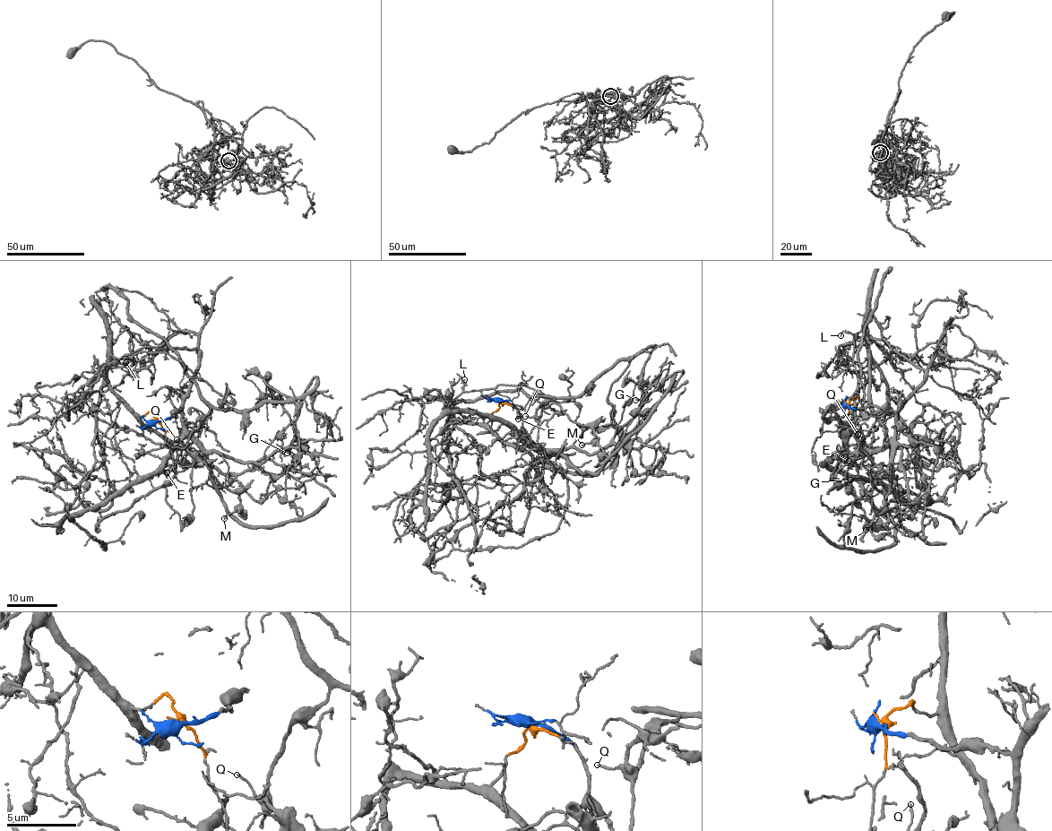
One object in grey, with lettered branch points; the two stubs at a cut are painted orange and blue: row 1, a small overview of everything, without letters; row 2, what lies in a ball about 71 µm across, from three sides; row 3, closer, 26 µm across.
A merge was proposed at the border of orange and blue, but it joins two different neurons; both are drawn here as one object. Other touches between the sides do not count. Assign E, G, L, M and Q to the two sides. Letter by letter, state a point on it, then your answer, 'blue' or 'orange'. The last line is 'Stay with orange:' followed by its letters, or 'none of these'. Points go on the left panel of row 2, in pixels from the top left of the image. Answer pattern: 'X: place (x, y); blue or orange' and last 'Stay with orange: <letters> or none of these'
E: place (167, 472); orange
G: place (287, 453); orange
L: place (125, 362); orange
M: place (224, 518); orange
Q: place (176, 439); orange
Stay with orange: E, G, L, M, Q

